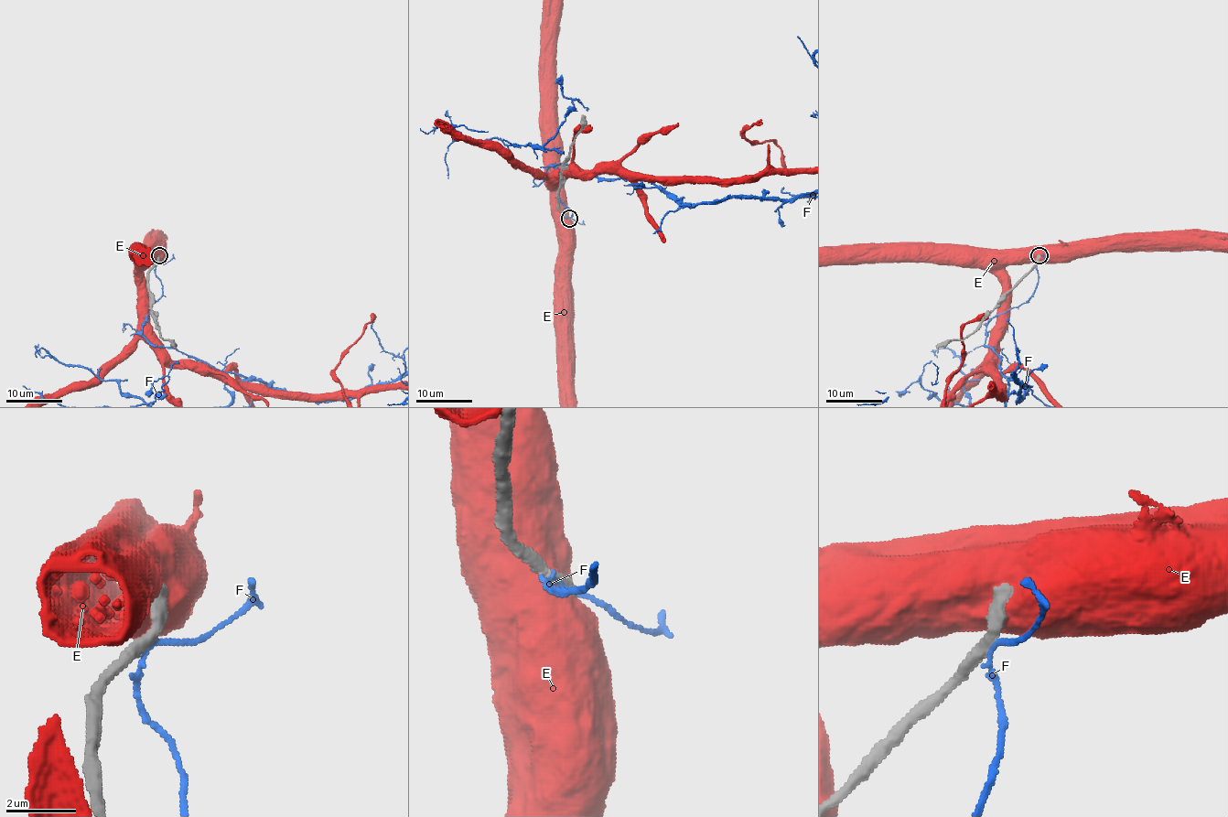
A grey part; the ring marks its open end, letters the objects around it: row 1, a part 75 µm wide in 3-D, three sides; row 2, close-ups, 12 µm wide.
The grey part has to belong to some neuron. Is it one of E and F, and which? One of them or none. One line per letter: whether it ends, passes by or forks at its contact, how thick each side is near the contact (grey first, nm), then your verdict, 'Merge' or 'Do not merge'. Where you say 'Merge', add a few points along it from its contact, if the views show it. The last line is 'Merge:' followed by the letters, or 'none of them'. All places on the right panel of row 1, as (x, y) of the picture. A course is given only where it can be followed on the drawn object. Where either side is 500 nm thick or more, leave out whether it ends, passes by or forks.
E: Thickness 400 nm (grey) against 800 nm. Do not merge
F: It passes by. Thickness 340 nm (grey) against 130 nm. Do not merge
Merge: none of them

